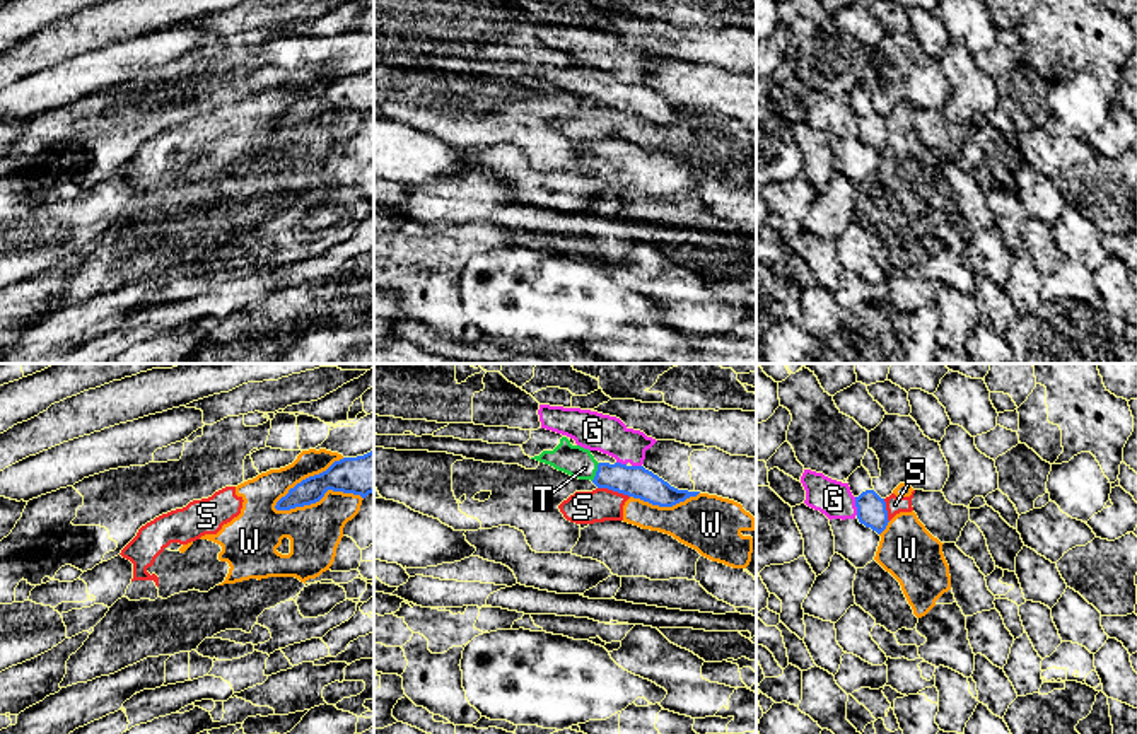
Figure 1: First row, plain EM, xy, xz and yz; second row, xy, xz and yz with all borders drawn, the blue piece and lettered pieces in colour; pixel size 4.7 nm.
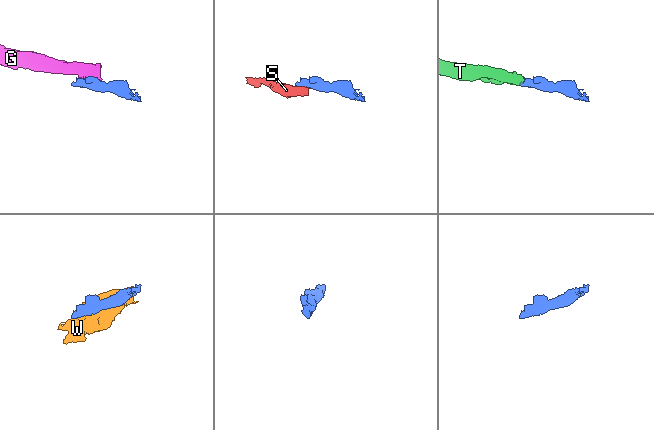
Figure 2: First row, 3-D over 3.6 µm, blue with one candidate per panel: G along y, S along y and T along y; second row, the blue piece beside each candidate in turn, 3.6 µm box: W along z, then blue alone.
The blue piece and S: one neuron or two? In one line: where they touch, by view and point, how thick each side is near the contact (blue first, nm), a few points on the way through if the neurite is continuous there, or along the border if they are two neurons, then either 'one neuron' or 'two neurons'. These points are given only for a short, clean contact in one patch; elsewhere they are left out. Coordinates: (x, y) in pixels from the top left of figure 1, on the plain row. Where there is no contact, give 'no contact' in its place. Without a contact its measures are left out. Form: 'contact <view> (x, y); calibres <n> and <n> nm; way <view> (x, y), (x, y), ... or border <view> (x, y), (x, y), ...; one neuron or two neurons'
contact xz (613, 108); calibres 150 and 160 nm; border xz (598, 104), (606, 104), (629, 115); two neurons

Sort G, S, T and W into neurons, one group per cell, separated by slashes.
G / S W / T

